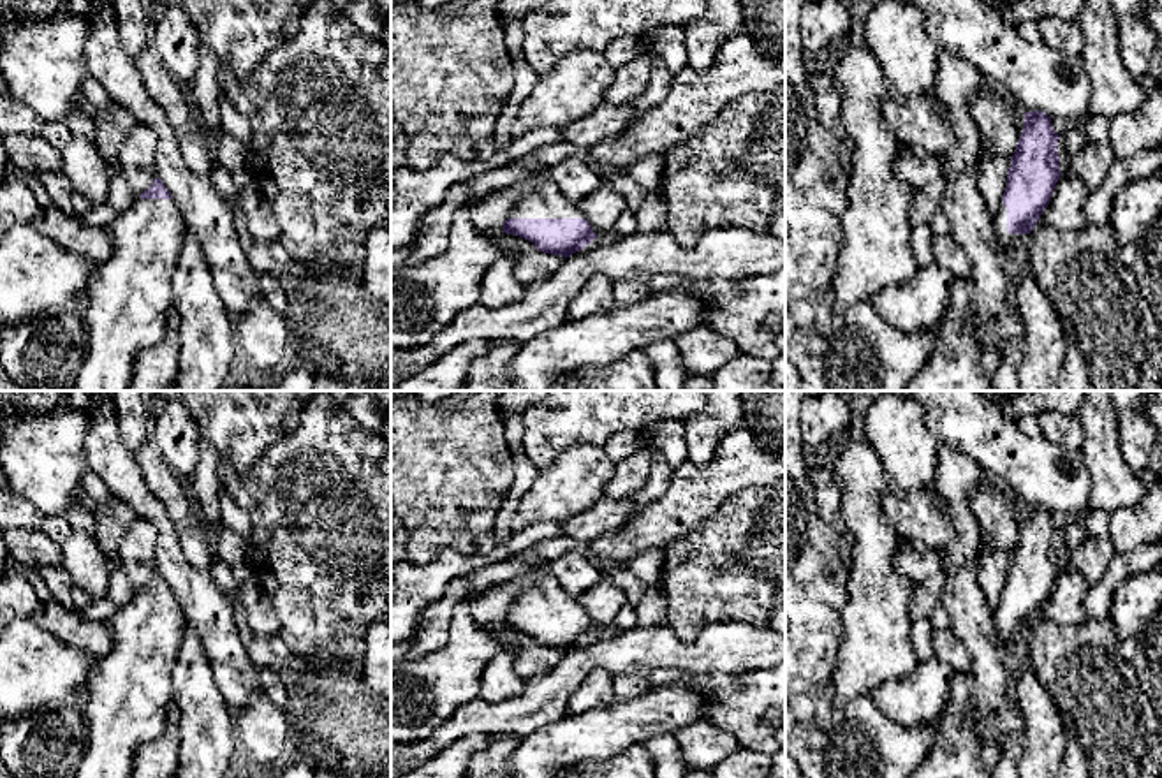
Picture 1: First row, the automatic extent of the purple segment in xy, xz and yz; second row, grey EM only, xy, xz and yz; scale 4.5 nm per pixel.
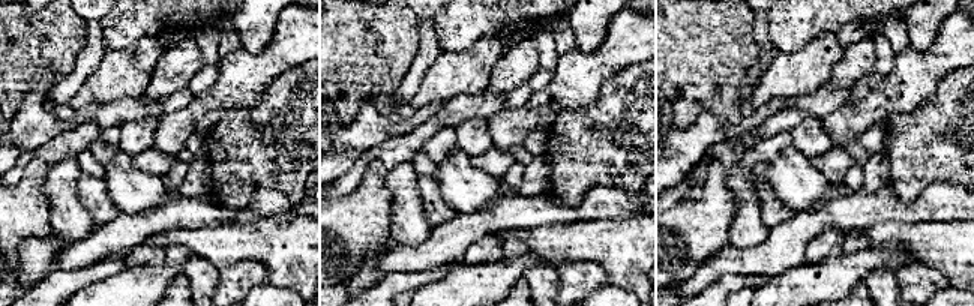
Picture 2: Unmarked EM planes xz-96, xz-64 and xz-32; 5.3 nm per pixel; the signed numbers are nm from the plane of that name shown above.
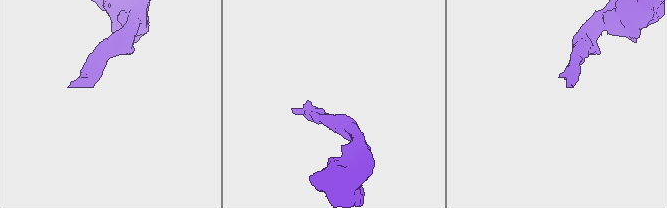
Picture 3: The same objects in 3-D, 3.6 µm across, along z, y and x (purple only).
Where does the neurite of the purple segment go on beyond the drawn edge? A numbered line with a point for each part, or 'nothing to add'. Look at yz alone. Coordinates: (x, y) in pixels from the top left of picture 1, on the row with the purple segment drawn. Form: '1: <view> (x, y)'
1: yz (1013, 243)

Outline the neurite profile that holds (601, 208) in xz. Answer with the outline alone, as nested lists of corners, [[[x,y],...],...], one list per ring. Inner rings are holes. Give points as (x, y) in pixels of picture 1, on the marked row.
[[[602,183],[588,197],[576,202],[599,238],[609,238],[618,217],[627,209],[623,195]]]

